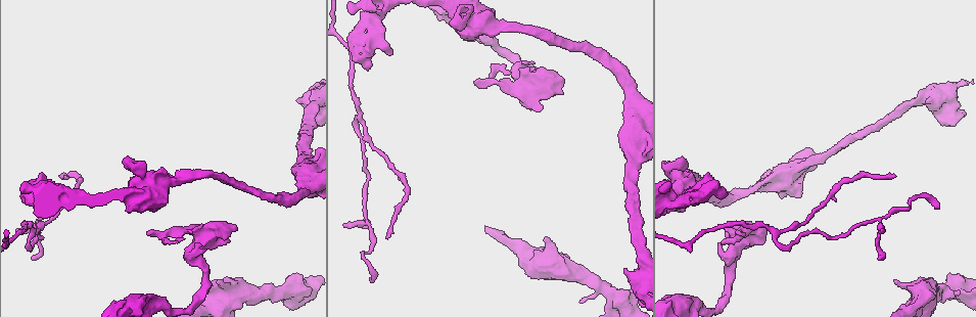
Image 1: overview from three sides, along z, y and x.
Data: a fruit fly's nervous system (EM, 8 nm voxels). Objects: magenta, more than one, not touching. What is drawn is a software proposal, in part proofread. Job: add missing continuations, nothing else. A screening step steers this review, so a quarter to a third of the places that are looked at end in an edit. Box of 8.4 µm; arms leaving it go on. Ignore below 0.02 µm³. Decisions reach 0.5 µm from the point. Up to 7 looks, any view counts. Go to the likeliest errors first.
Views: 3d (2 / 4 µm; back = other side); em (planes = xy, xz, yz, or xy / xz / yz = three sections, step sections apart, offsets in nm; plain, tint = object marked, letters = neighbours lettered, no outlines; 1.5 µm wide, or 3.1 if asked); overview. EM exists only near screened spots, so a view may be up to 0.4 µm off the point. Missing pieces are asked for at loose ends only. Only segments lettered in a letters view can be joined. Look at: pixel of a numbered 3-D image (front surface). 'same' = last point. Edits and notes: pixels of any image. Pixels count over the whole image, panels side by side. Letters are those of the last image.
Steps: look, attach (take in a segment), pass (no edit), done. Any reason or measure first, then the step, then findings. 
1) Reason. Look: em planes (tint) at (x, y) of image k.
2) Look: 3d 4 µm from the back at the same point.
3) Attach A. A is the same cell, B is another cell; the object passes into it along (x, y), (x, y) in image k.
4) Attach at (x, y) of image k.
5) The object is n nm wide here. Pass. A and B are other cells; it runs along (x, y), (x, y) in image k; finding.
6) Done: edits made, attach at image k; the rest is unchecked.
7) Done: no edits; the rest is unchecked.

Branch stops here. Look: em yz step 4 (tint) at (229, 228) of image 1.

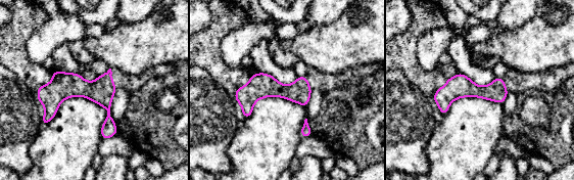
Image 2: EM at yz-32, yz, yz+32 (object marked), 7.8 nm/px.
Another direction. Look: em planes (letters) at the same point.

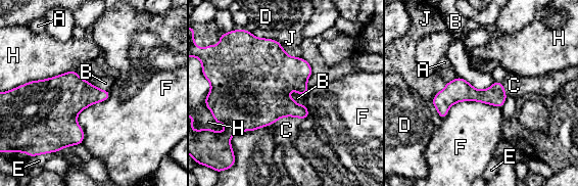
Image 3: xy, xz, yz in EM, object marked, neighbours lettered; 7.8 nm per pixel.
Attach C. C is the same cell, A, B, D, E, F, H and J are other cells; the object passes into it along (261, 98), (288, 115), (286, 130) in image 3; it goes on there.

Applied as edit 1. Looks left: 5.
Branch stops here. Look: 3d 4 µm at (739, 232) of image 1.

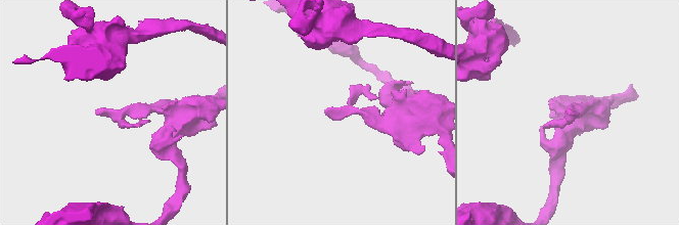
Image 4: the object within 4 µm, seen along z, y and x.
Look: em planes (letters) at (326, 112) of image 4.

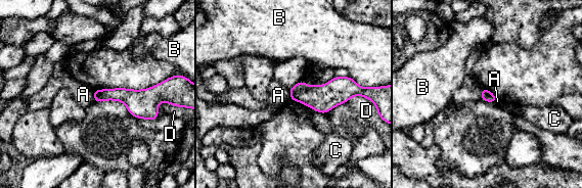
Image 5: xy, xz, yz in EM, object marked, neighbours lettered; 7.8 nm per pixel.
Pass. A, B, C and D are other cells; a border runs along (92, 91), (94, 101) in image 5; none of them fits.

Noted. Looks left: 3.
Look: em yz step 8 (tint) at (717, 183) of image 1.

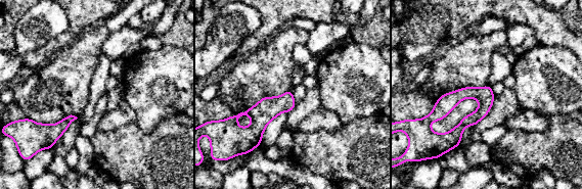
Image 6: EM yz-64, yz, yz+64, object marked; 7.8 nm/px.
Look: em planes (letters) at the same point.

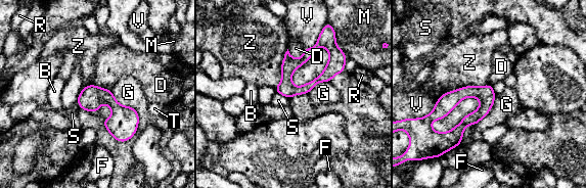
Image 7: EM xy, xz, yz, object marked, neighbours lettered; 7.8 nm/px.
Pass. B, D, F, G, M, R, S, T, V and Z are other cells; a border runs along (305, 48), (298, 58), (287, 50) in image 7; none of them fits.

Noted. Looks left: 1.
Done: edits made, attach at image 3; the rest is unchecked.

